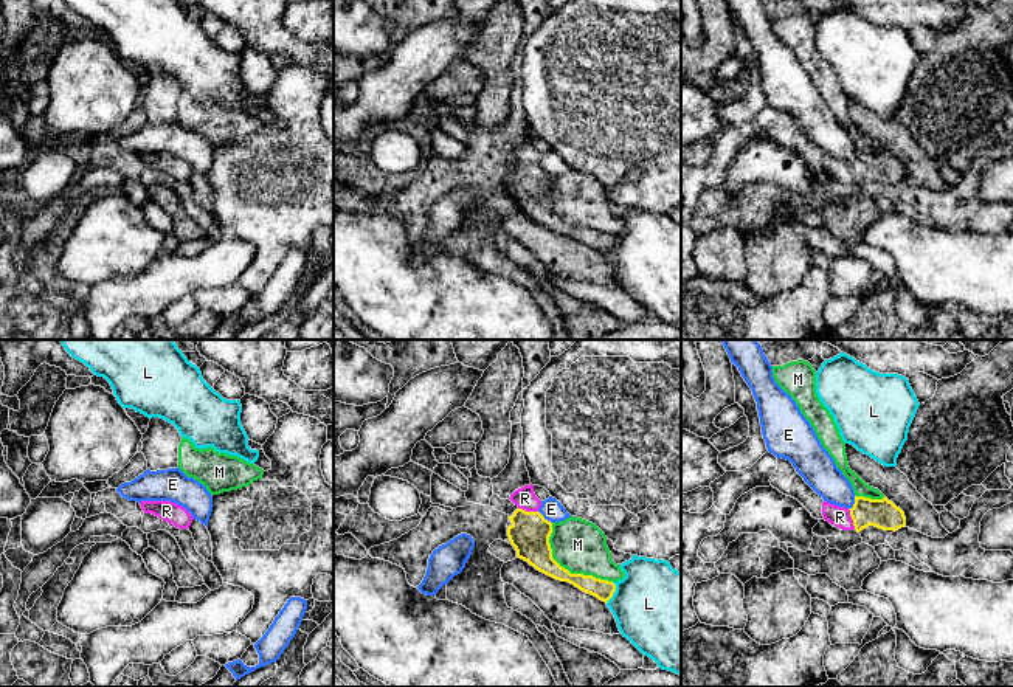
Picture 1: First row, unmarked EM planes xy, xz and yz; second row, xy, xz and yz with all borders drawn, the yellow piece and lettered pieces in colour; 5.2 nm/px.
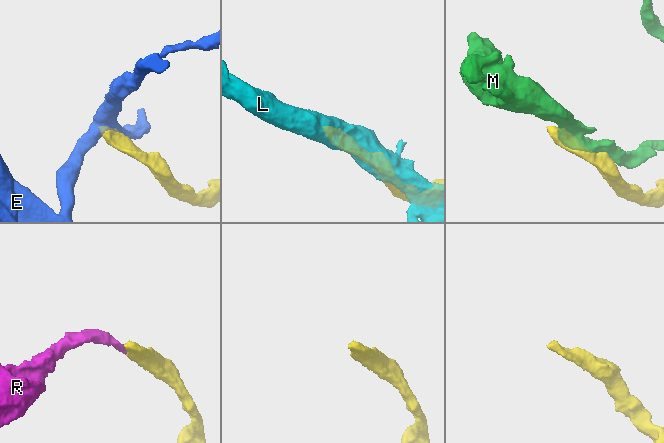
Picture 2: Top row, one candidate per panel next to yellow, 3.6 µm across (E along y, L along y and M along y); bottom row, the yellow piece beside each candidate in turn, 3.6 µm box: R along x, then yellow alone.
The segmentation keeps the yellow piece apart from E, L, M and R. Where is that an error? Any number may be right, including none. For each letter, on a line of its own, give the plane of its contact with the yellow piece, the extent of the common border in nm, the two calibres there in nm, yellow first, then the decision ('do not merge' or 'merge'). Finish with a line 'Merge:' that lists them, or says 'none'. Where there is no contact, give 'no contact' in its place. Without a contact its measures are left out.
E: meets yellow in xz; contact 100 nm long; 220 nm thick on the yellow side, 110 nm on the other; do not merge
L: meets yellow in xz; contact 120 nm long; 110 nm thick on the yellow side, 440 nm on the other; do not merge
M: meets yellow in xz; contact 440 nm long; 220 nm thick on the yellow side, 280 nm on the other; do not merge
R: meets yellow in xz; contact 110 nm long; 220 nm thick on the yellow side, 110 nm on the other; merge
Merge: R

